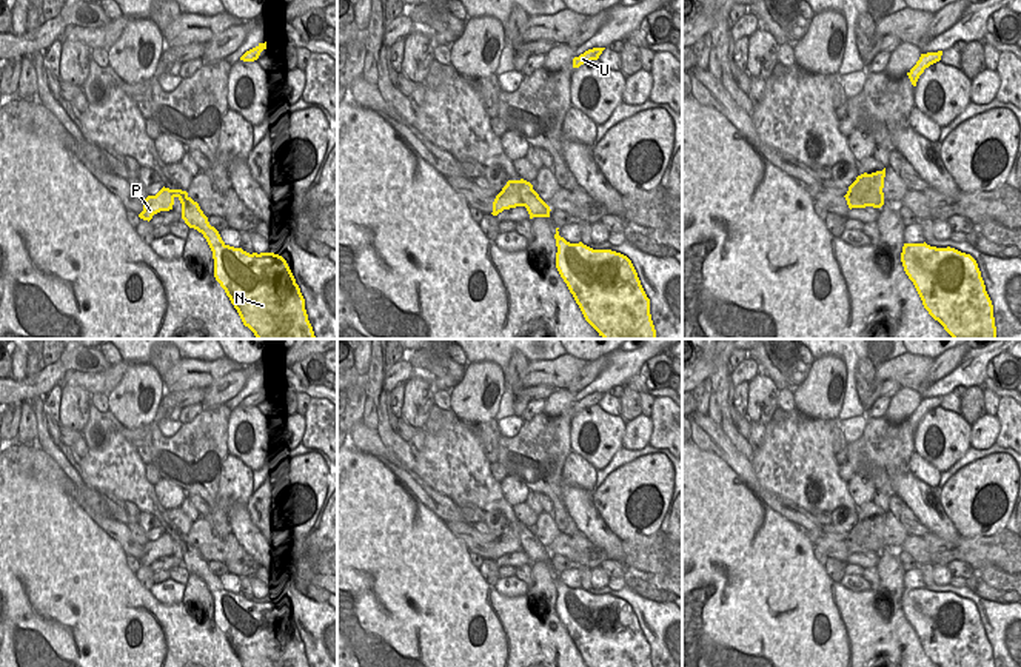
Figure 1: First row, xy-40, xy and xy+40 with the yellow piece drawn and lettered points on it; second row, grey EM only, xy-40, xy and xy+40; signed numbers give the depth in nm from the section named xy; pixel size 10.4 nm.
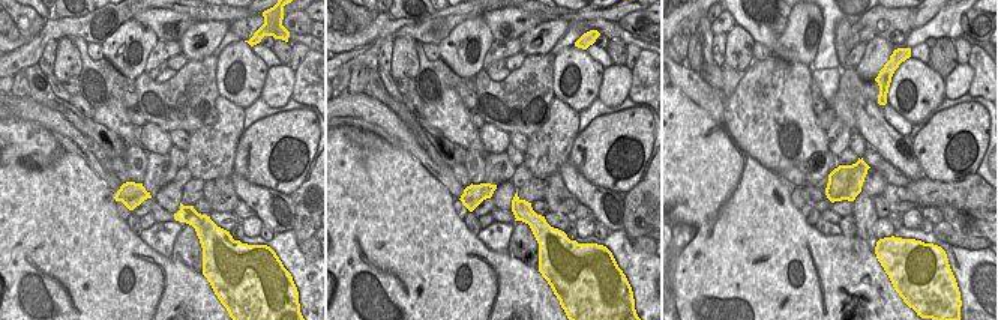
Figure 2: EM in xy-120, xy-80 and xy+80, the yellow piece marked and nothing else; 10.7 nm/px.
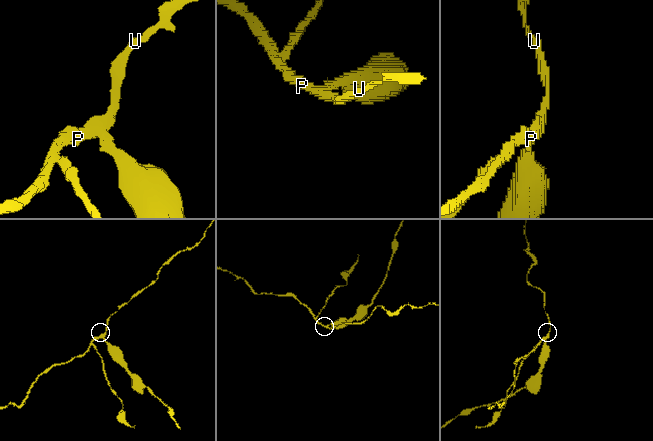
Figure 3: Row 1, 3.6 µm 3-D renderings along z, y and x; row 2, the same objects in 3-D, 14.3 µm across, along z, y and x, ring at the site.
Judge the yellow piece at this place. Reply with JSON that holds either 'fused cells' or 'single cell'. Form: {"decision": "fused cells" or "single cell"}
{"decision": "fused cells"}

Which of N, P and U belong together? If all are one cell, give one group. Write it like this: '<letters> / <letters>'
N / P U

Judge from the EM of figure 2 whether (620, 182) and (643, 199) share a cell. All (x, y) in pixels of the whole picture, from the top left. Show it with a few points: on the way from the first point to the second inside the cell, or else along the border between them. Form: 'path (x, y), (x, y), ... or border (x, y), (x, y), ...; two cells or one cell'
border (640, 179), (625, 194); two cells

